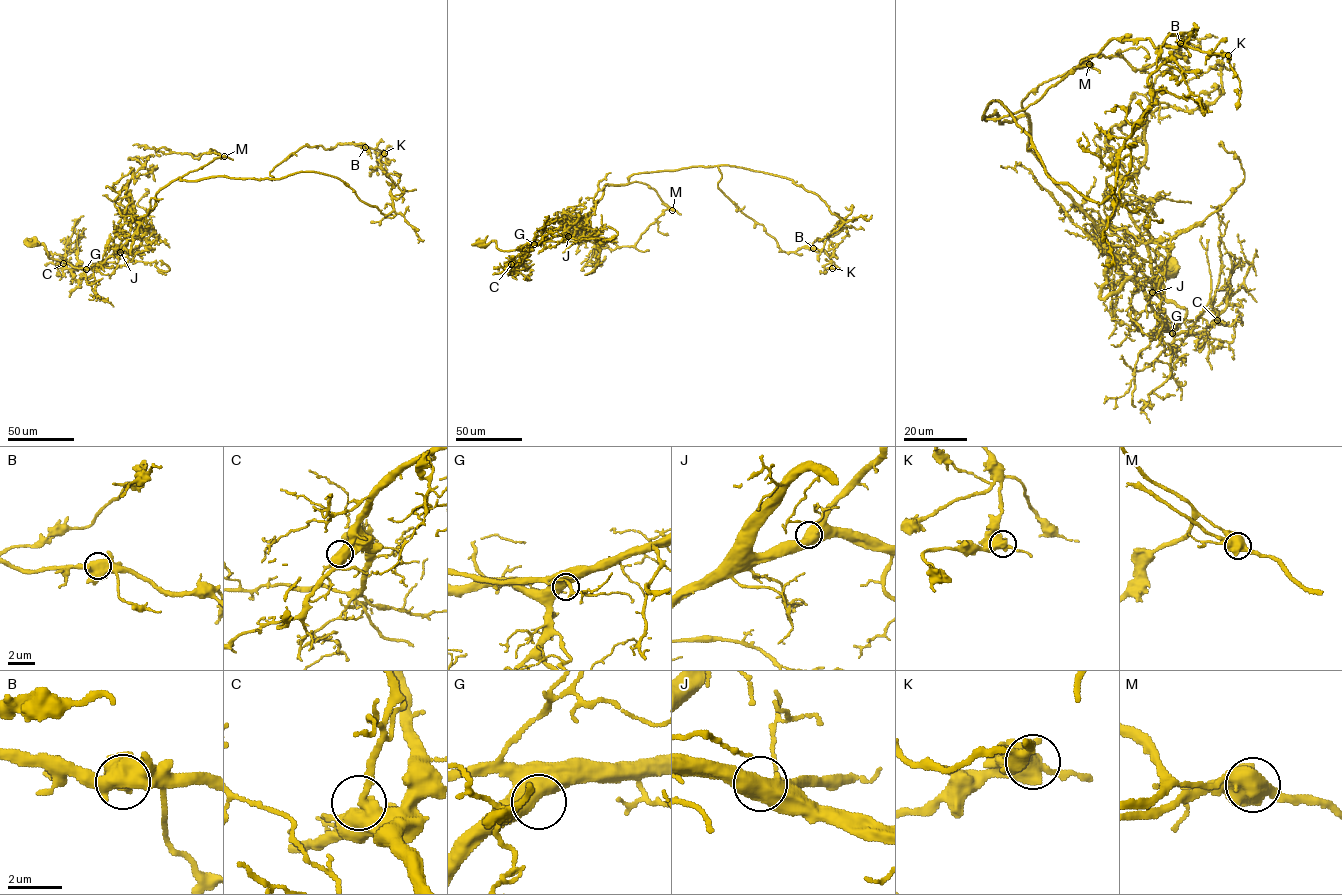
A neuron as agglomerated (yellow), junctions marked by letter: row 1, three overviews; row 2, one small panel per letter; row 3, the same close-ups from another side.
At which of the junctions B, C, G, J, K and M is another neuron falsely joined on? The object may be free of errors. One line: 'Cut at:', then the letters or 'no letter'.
Cut at: M

